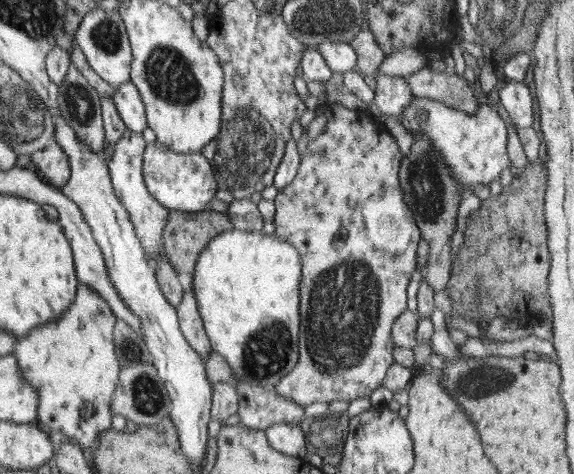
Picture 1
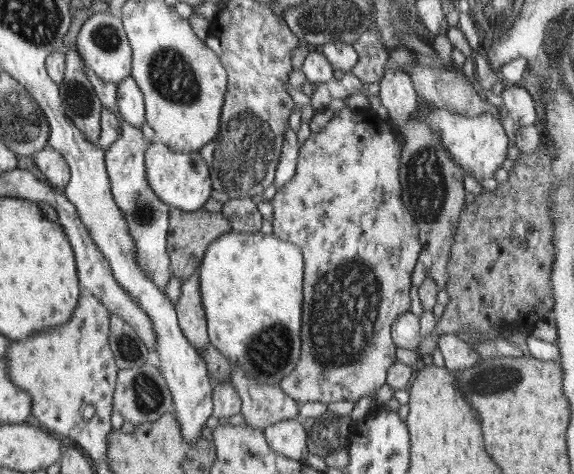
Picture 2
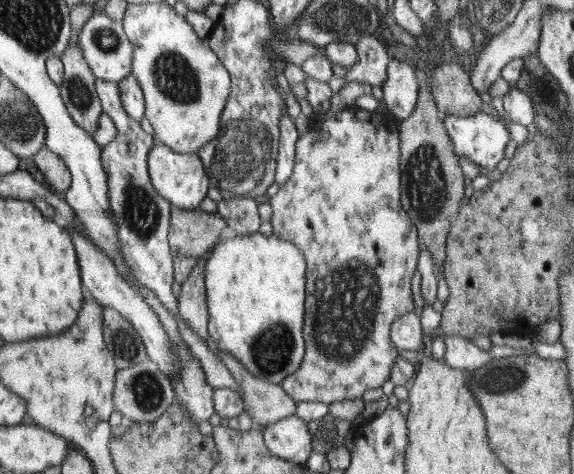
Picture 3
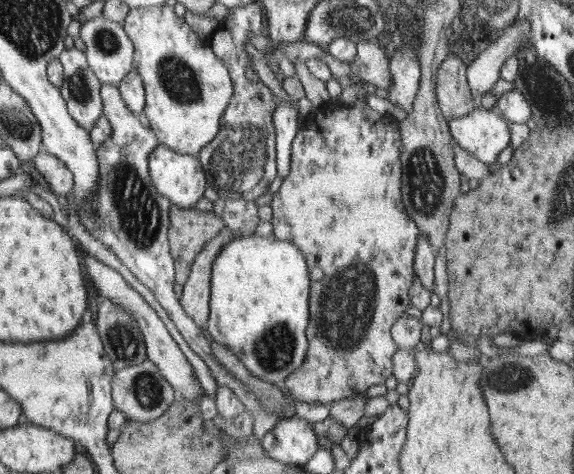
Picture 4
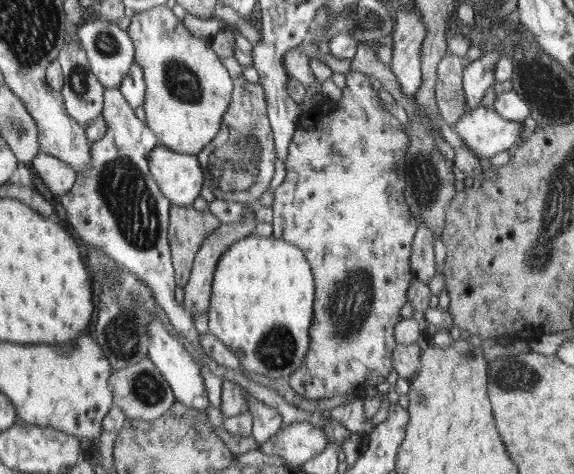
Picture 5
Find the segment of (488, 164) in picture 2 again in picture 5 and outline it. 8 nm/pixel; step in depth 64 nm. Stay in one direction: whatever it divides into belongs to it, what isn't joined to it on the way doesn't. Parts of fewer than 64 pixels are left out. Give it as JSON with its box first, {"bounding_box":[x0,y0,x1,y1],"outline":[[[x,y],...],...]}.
{"bounding_box":[454,106,529,158],"outline":[[[478,106],[464,113],[454,124],[456,134],[479,158],[492,158],[498,152],[508,150],[522,131],[527,138],[529,131],[524,123],[496,118],[494,108]]]}

